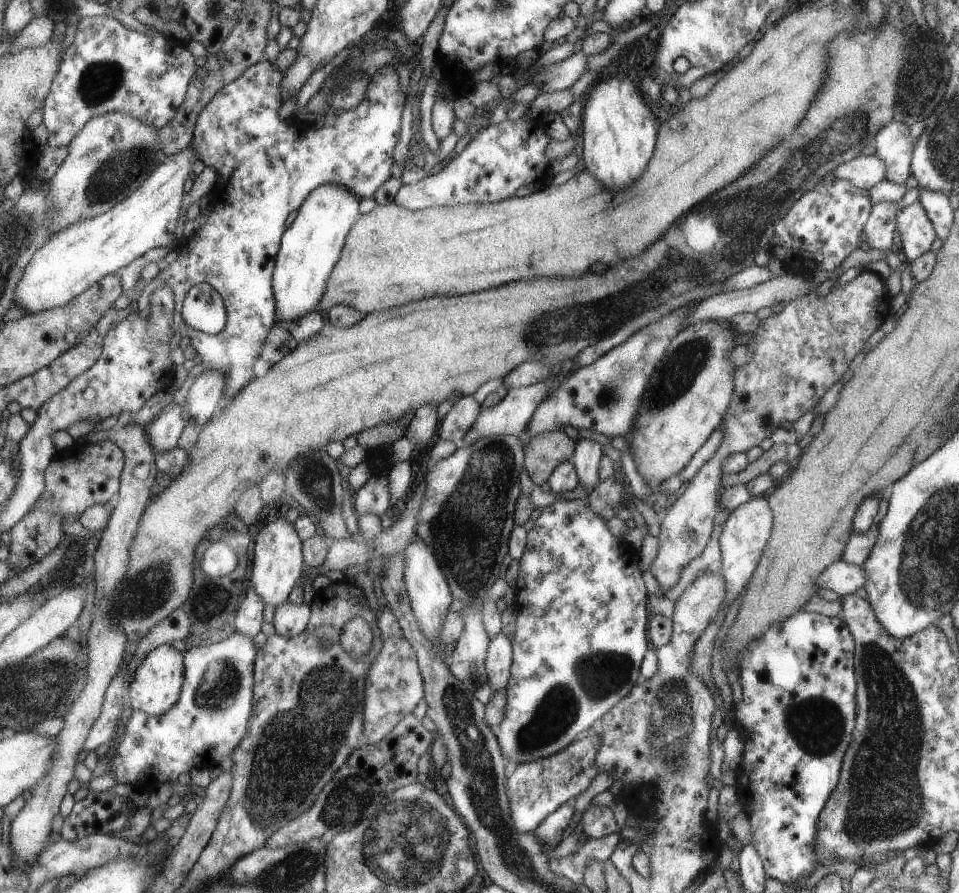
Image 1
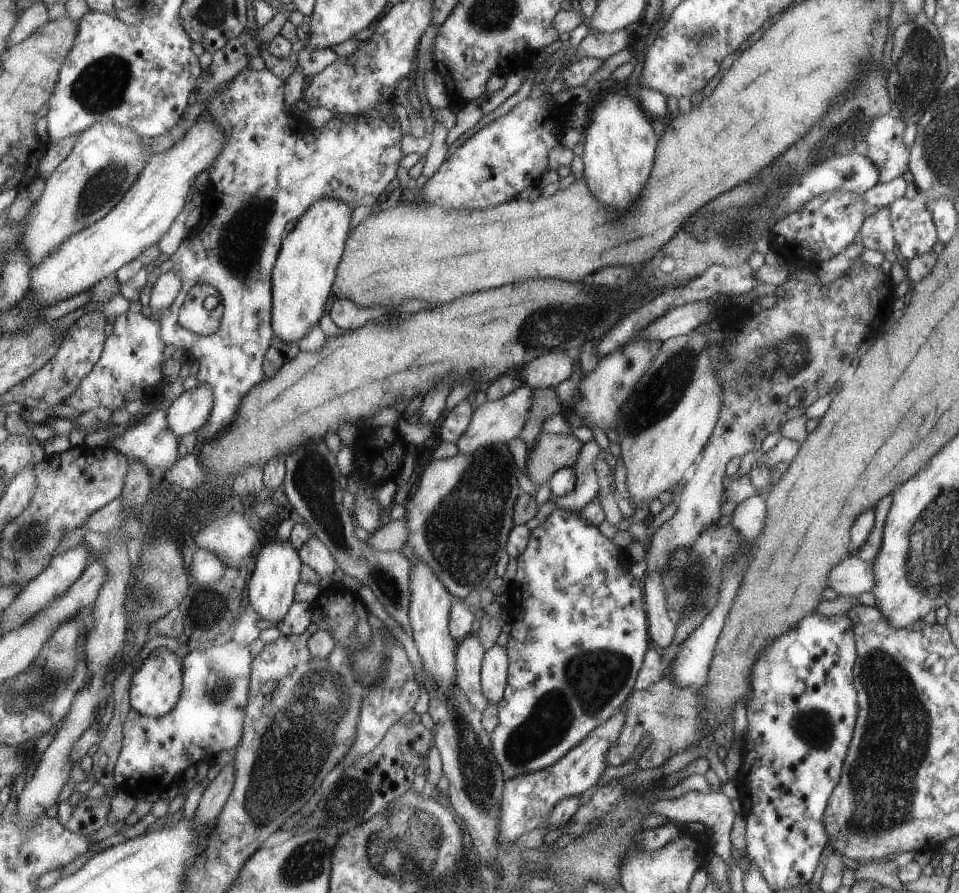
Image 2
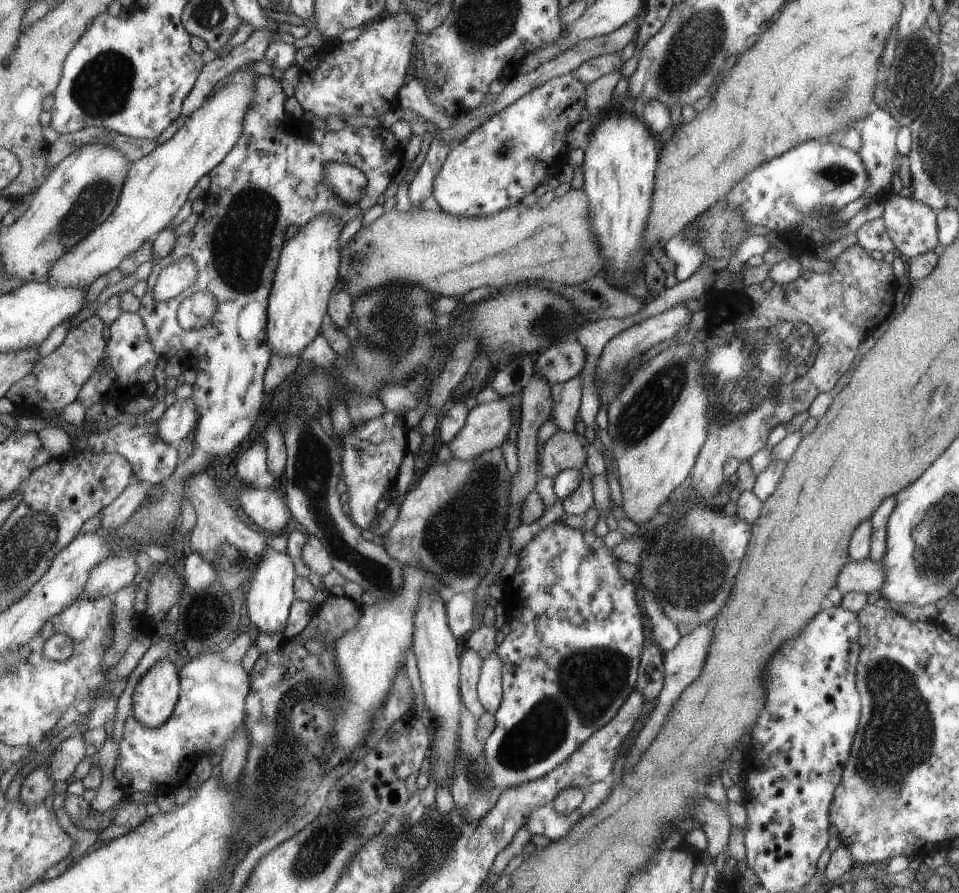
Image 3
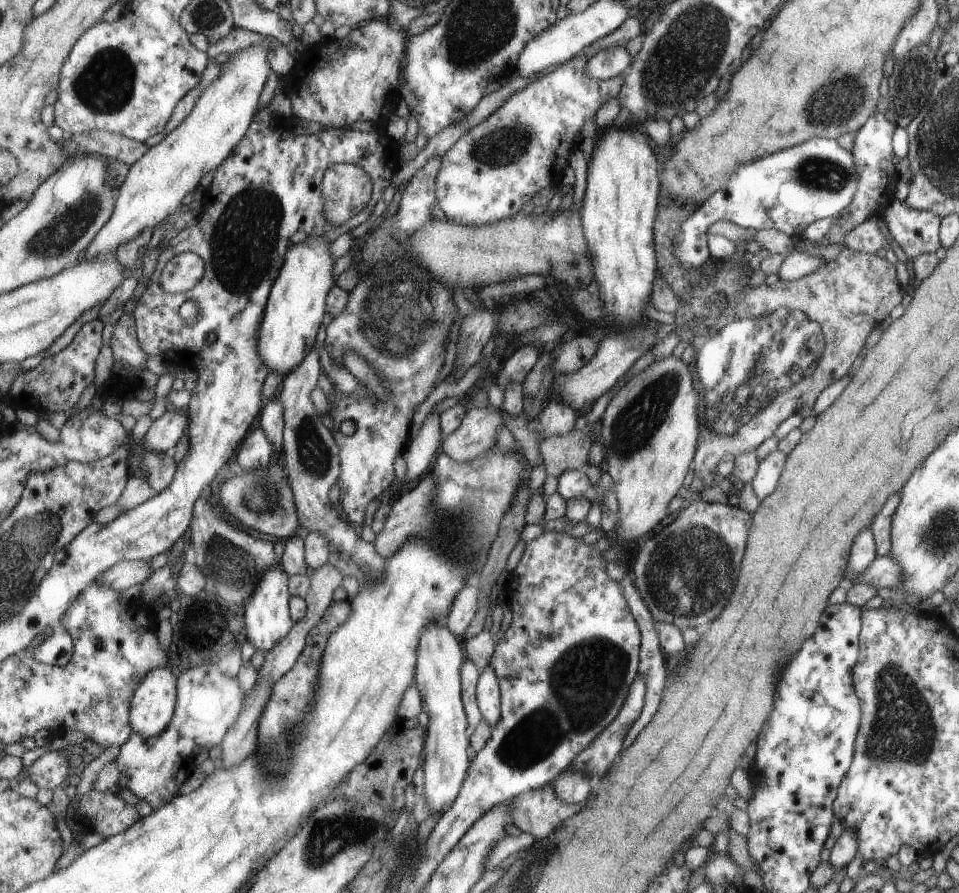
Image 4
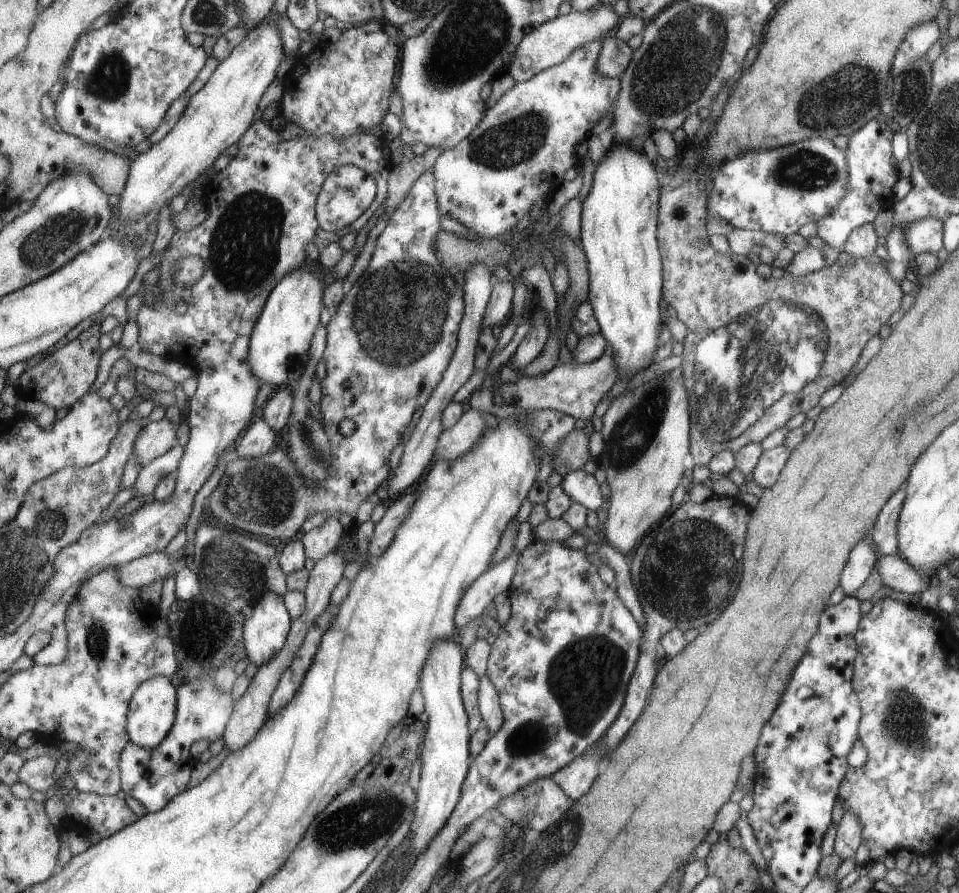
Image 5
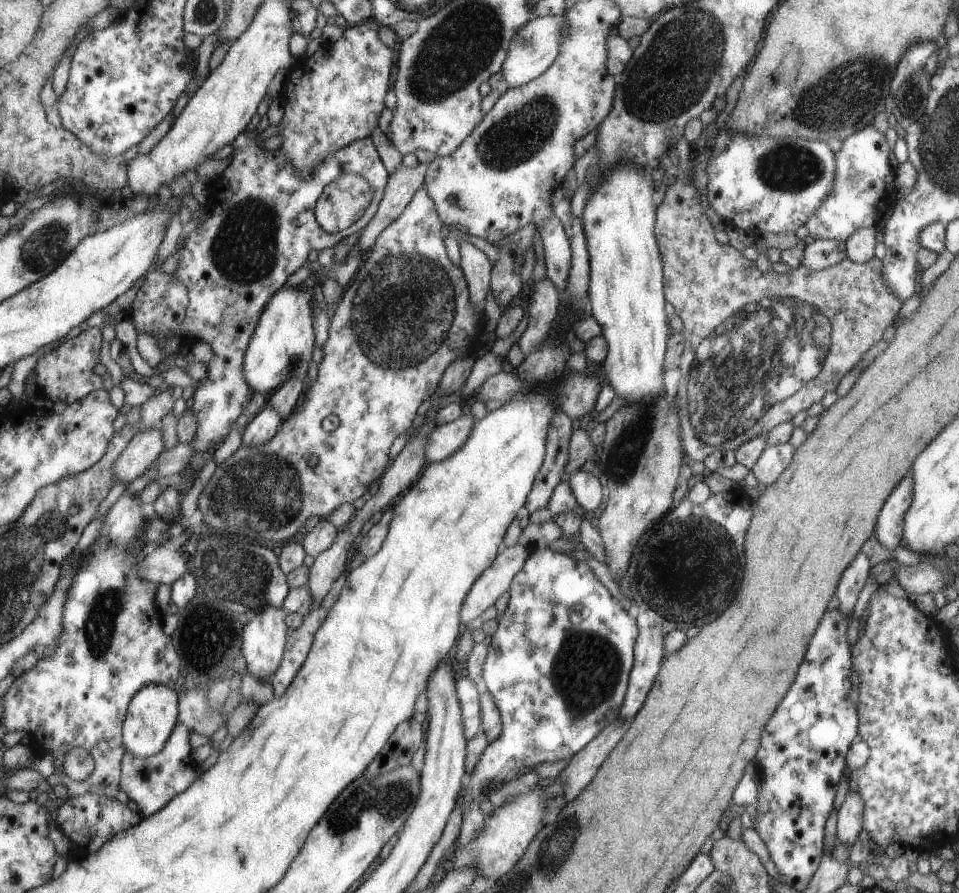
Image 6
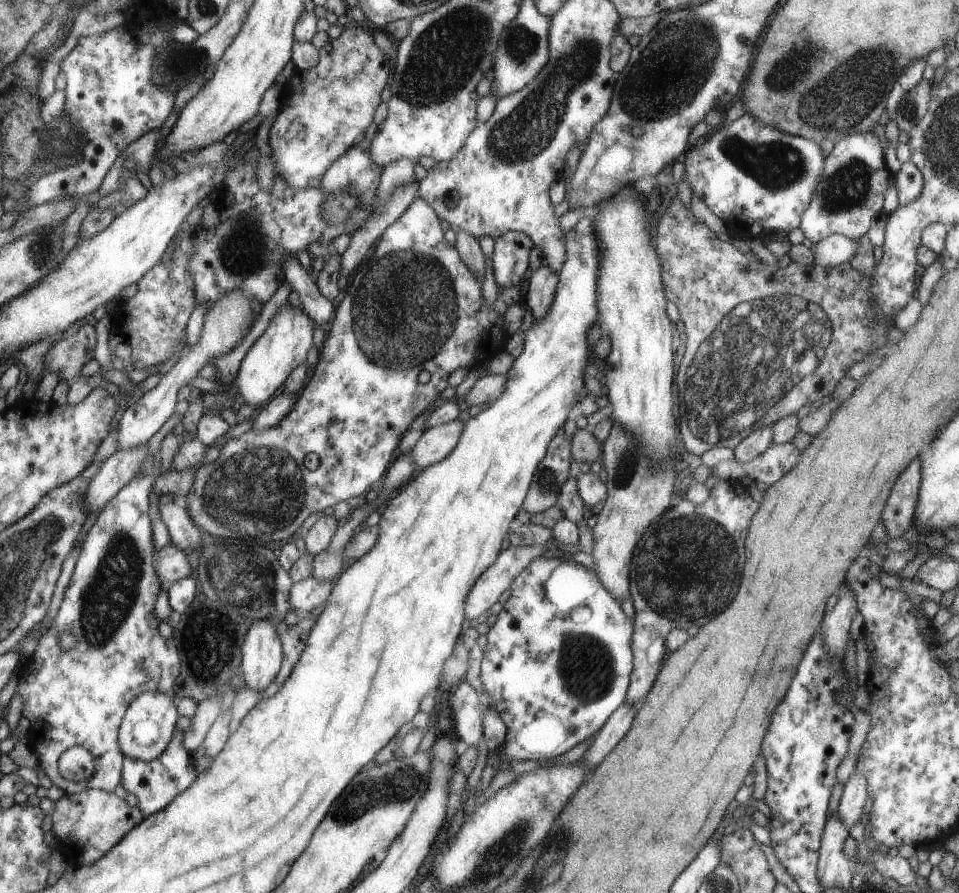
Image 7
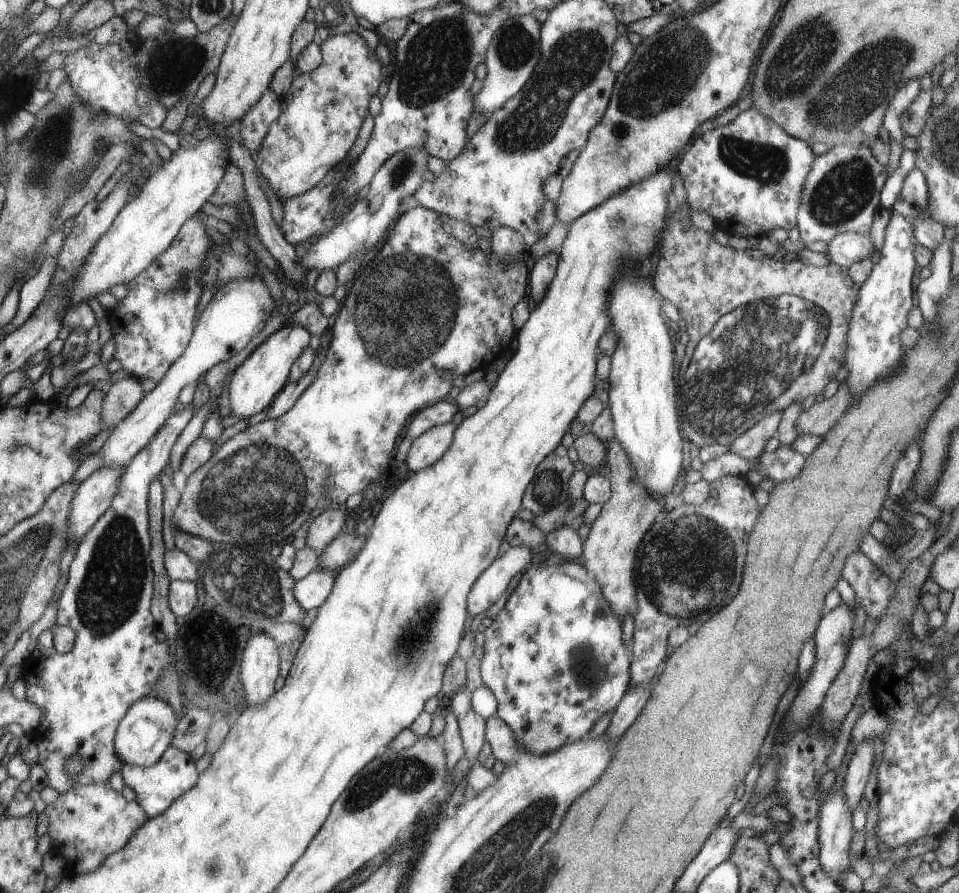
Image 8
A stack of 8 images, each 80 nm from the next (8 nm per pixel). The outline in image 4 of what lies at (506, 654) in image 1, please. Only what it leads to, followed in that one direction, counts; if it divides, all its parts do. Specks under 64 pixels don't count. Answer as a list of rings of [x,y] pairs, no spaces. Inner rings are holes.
[[[485,665],[478,677],[477,684],[478,709],[487,724],[493,725],[498,721],[501,712],[501,691],[492,666]]]

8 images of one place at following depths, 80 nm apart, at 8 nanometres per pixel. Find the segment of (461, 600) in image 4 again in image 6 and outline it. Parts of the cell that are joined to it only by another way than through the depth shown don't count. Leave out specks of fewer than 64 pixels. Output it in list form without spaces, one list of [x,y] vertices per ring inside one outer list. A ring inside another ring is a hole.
[[[519,543],[503,547],[493,564],[474,582],[466,594],[461,608],[461,622],[467,624],[482,616],[483,611],[494,604],[495,599],[510,587],[512,576],[522,567],[529,550]]]

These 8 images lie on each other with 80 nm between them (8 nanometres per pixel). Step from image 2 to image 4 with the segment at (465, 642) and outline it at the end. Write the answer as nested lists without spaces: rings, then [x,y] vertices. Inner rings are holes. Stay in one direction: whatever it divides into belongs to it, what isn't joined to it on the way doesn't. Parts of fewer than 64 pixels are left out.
[[[466,660],[463,662],[461,666],[461,697],[470,729],[477,726],[478,722],[483,719],[477,703],[479,676],[481,676],[481,670],[473,661]]]

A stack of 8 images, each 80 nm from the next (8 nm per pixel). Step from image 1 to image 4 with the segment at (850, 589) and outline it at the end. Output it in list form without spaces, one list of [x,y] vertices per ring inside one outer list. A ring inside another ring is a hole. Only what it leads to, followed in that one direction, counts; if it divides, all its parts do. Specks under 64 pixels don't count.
[[[888,556],[875,557],[868,562],[865,570],[852,578],[850,584],[864,583],[877,590],[878,588],[898,585],[901,577],[901,567],[897,561],[891,560]]]

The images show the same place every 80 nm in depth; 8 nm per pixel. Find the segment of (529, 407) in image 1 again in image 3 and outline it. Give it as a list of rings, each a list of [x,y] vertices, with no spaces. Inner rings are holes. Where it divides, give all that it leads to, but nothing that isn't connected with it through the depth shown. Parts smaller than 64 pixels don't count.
[[[507,397],[476,404],[468,413],[461,430],[447,444],[455,459],[470,459],[483,451],[499,447],[513,426],[513,408]]]

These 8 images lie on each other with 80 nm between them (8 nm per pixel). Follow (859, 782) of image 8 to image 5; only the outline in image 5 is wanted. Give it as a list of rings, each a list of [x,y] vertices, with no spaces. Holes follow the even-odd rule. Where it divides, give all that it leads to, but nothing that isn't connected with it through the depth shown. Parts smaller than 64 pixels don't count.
[[[845,811],[836,827],[832,854],[837,855],[842,861],[853,857],[857,846],[862,842],[861,829],[857,815]]]

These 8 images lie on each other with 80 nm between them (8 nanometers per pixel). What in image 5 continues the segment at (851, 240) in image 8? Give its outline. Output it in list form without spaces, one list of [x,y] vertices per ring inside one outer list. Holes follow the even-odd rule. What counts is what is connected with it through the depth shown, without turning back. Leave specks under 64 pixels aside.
[[[825,244],[821,247],[802,248],[794,253],[794,257],[783,271],[791,276],[801,276],[815,272],[820,268],[829,266],[837,257],[840,250]]]

